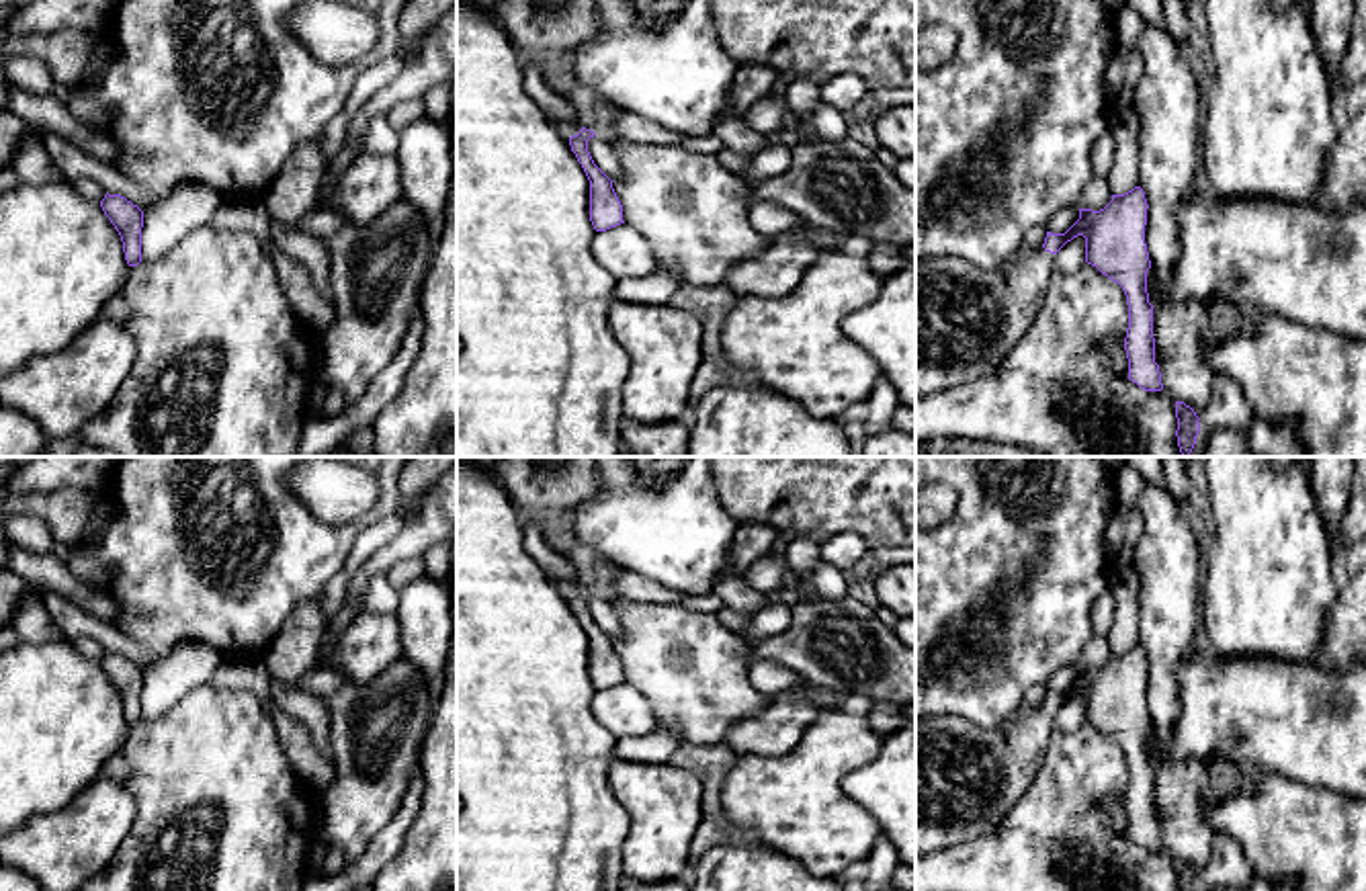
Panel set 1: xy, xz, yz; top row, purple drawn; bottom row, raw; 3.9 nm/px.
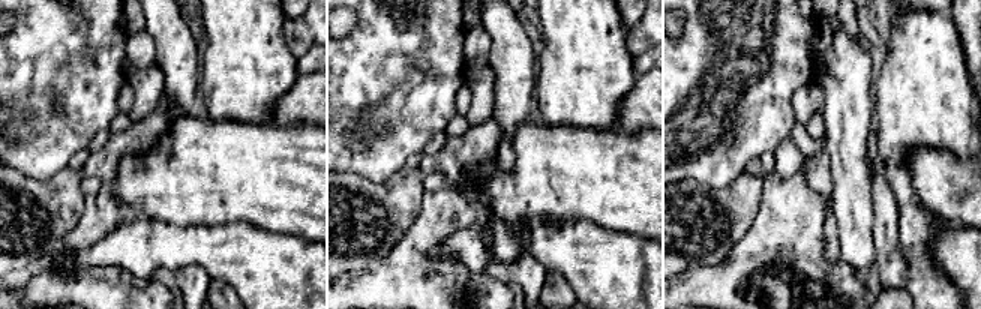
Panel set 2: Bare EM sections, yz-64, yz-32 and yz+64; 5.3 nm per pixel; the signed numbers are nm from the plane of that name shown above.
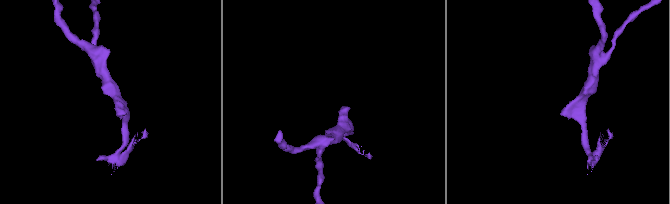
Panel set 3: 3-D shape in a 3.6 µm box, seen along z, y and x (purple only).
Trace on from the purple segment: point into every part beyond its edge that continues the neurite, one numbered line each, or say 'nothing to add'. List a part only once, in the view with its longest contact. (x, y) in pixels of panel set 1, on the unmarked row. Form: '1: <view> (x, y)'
1: xz (547, 490)

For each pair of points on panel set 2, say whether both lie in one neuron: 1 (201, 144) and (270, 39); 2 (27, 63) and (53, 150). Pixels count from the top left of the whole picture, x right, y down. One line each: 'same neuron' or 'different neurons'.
1: different neurons
2: same neuron

